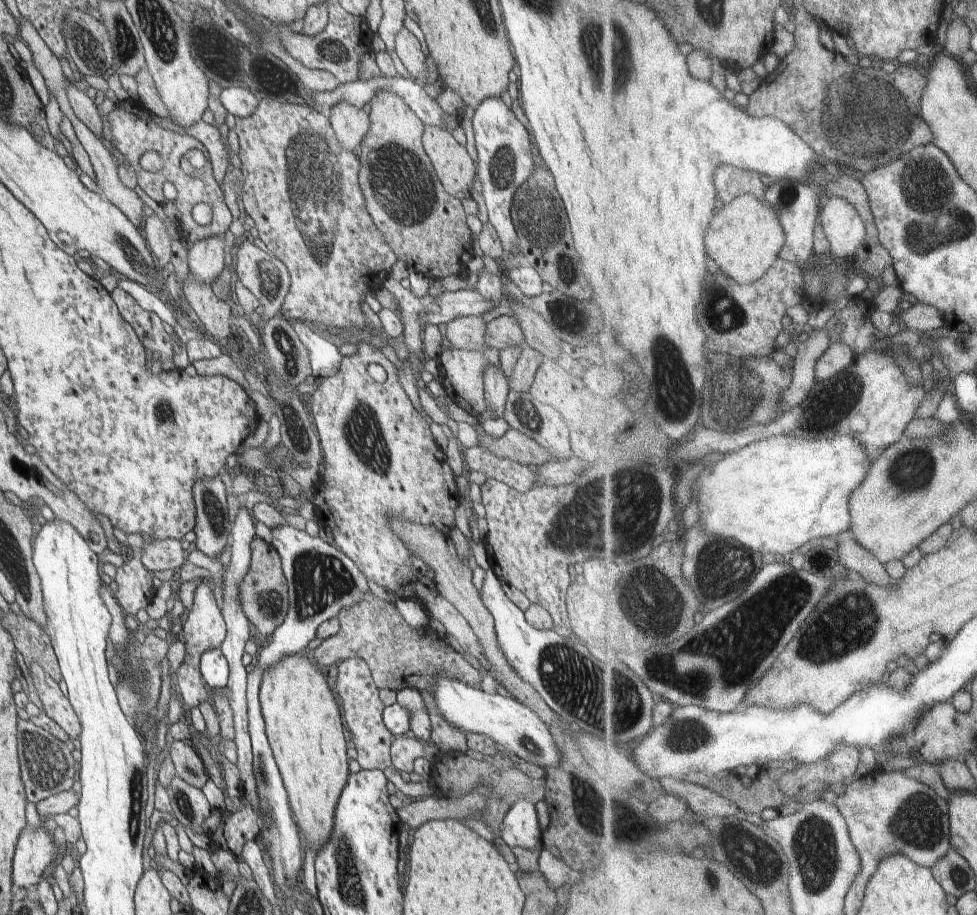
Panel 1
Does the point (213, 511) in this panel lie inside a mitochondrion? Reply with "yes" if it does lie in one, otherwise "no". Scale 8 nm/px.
yes

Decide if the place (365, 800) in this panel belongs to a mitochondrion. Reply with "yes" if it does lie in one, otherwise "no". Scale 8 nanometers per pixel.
no

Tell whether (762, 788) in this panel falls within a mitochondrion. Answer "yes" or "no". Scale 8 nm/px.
no

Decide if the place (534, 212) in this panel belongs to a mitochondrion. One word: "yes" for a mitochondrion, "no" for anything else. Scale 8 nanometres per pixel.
yes

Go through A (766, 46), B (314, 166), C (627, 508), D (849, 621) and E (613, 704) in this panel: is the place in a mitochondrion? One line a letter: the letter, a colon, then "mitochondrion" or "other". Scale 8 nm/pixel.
A: other
B: mitochondrion
C: mitochondrion
D: mitochondrion
E: mitochondrion

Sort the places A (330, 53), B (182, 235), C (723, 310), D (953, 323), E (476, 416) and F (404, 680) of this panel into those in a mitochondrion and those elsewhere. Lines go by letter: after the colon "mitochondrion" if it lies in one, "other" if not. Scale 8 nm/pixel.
A: mitochondrion
B: other
C: mitochondrion
D: other
E: other
F: other

